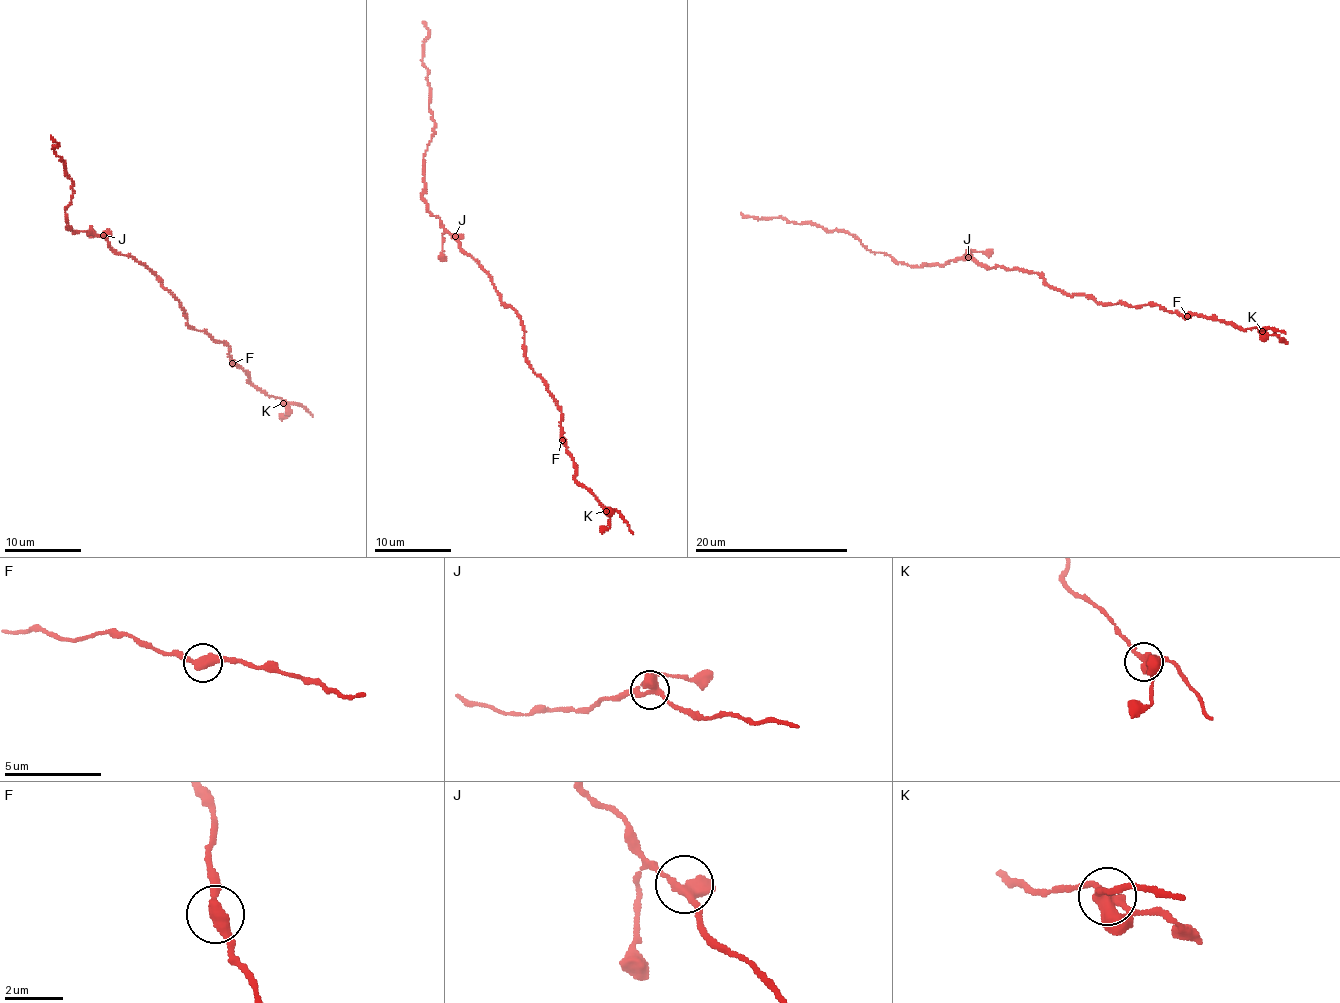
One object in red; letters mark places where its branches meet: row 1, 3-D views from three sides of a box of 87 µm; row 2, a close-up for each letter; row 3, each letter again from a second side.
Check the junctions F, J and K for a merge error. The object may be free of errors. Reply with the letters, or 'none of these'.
K

